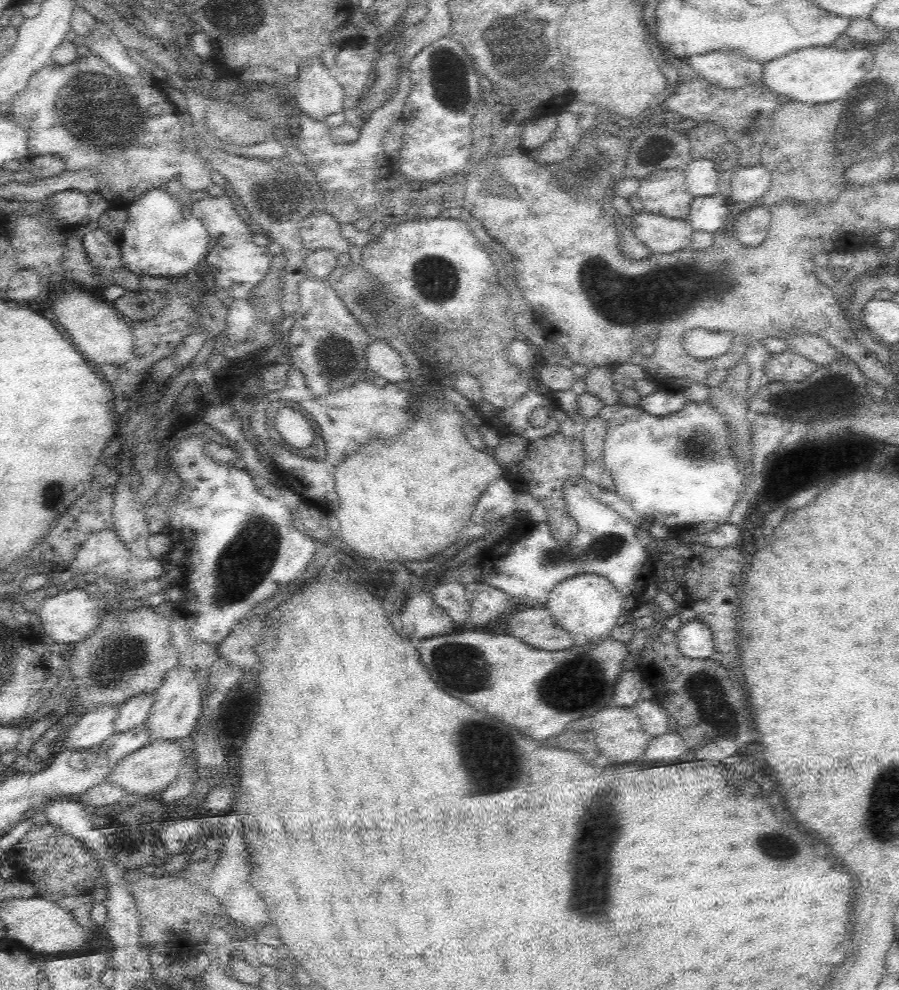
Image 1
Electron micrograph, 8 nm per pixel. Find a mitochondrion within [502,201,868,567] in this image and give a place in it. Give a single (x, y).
(620, 300)

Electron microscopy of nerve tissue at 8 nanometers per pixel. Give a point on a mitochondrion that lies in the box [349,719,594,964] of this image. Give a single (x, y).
(475, 742)

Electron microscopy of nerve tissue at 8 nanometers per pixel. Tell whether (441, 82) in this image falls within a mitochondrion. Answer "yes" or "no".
yes

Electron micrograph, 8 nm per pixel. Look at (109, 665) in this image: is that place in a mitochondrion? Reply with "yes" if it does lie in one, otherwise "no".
yes

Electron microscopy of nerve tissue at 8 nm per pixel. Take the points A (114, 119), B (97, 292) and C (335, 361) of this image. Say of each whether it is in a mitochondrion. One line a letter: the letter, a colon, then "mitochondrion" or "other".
A: mitochondrion
B: other
C: mitochondrion

